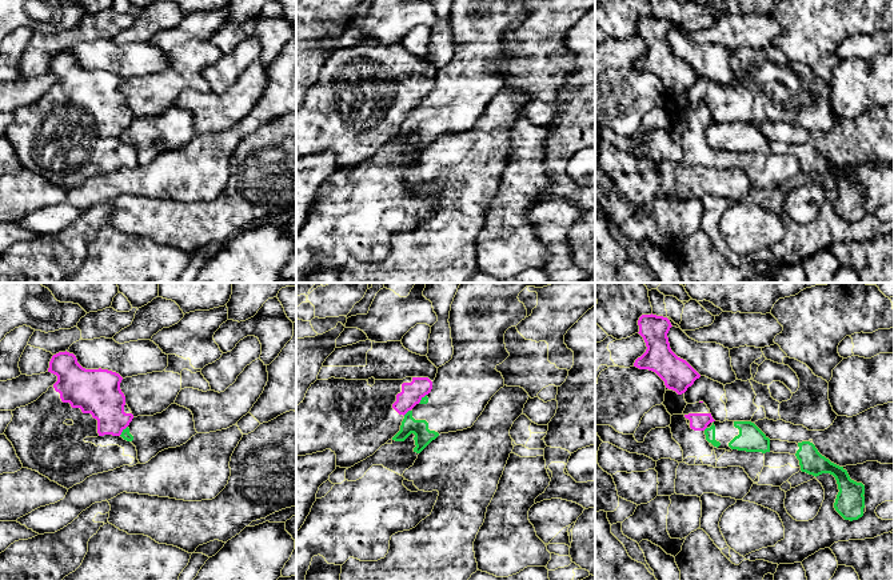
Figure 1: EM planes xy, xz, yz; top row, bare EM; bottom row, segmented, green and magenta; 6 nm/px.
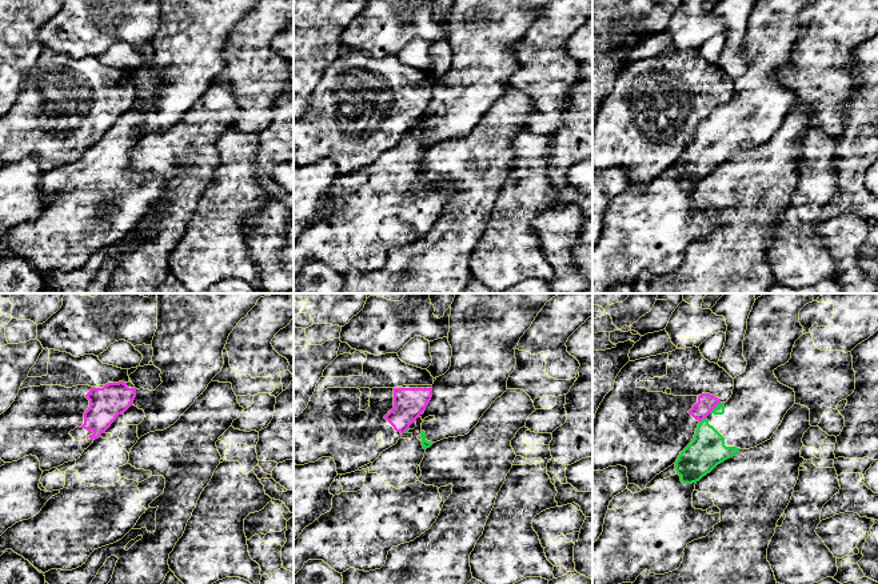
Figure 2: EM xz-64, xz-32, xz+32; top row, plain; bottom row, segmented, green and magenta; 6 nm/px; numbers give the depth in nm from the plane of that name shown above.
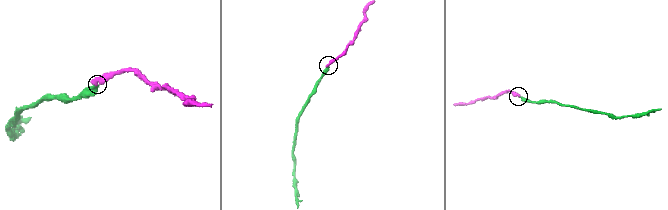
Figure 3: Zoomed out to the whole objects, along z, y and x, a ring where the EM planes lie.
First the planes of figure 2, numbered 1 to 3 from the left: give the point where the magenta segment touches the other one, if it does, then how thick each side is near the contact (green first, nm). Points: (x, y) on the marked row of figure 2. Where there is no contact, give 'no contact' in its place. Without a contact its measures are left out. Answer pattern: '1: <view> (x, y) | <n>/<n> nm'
1: no contact
2: xz-32 (407, 430) | 20/190 nm
3: xz+32 (715, 407) | 60/110 nm

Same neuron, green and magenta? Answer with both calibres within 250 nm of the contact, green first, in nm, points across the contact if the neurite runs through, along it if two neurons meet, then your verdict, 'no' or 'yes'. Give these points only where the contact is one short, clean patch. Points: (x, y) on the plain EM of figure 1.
60 nm thick on the green side, 240 nm on the other; border along xy (127, 127), (119, 136); no

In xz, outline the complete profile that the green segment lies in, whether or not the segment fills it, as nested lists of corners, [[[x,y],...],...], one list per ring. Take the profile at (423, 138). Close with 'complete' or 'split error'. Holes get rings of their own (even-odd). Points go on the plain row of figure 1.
[[[454,0],[448,20],[452,60],[438,69],[431,93],[404,116],[400,132],[392,141],[404,143],[414,135],[414,153],[420,155],[440,135],[471,129],[491,99],[504,88],[502,75],[495,71],[510,57],[504,35],[526,17],[527,11],[519,0]]] | split error

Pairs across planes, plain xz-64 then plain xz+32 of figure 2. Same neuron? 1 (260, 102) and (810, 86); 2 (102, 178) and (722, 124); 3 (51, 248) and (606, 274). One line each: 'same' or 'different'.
1: same
2: different
3: same

